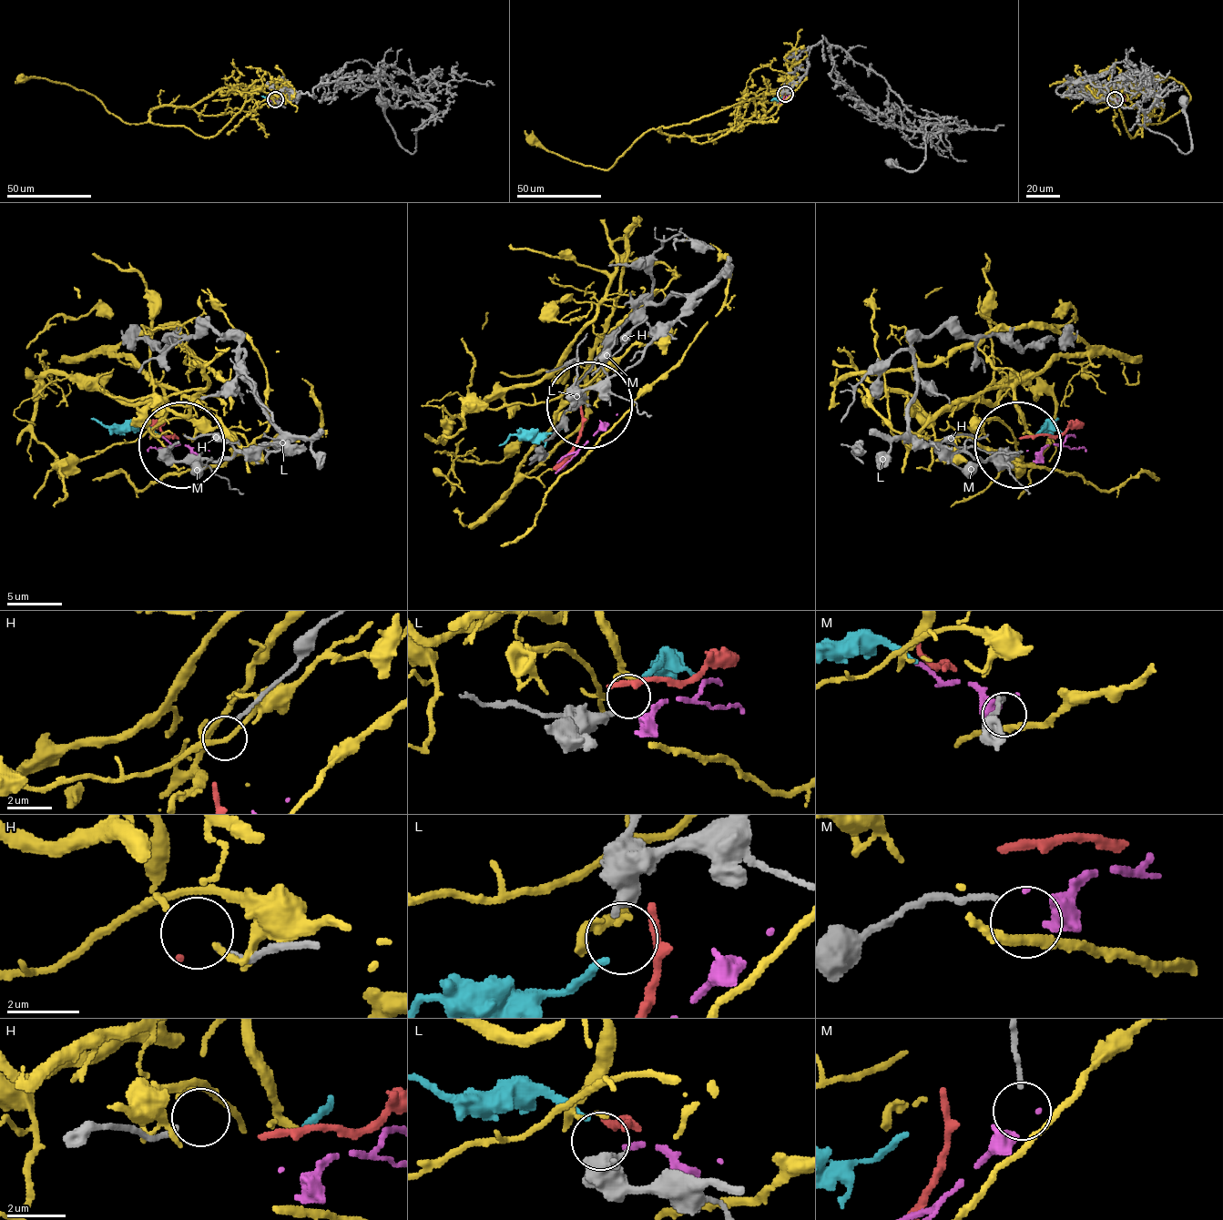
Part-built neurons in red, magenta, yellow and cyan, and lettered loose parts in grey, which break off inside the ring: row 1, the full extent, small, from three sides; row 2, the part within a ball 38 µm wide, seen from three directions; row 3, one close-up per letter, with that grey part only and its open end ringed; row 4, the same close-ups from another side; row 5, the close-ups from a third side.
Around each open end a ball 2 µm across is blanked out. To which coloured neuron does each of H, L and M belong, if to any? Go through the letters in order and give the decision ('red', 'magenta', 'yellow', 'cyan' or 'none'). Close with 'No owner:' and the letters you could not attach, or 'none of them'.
H: none
L: cyan
M: none
No owner: H, M

